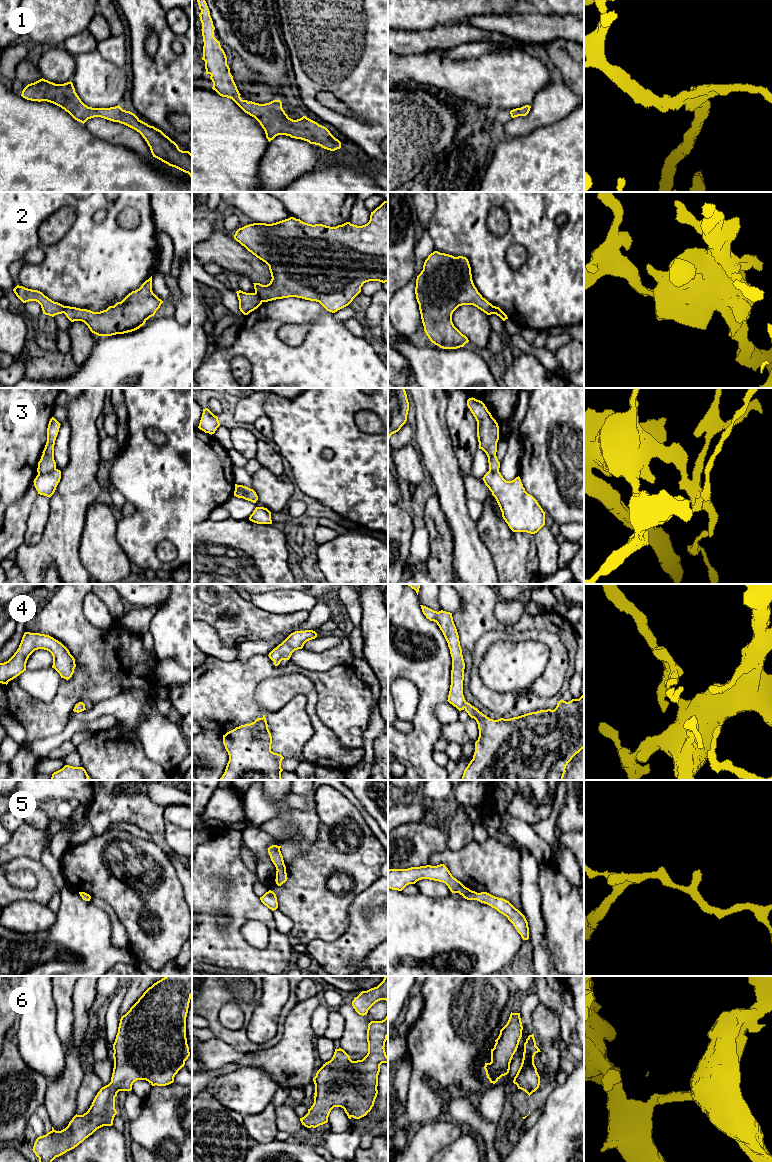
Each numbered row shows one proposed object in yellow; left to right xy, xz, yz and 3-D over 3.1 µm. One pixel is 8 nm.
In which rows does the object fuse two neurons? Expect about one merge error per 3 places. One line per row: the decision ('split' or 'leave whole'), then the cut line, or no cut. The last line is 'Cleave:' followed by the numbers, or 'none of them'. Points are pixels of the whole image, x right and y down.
1: leave whole; cut none
2: split; cut xz (255, 292), (262, 301)
3: split; cut xy (56, 469), (38, 474)
4: leave whole; cut none
5: leave whole; cut none
6: leave whole; cut none
Cleave: 2, 3

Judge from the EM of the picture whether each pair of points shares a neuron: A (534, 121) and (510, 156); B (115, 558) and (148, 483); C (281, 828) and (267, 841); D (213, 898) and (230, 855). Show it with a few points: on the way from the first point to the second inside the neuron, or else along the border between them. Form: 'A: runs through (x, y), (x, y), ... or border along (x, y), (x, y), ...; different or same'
A: border along (546, 125), (540, 126), (525, 135), (505, 138); different
B: border along (116, 523), (116, 541), (131, 562); different
C: border along (260, 826), (273, 837), (279, 839), (282, 844); different
D: runs through (213, 887), (214, 871), (219, 866); same

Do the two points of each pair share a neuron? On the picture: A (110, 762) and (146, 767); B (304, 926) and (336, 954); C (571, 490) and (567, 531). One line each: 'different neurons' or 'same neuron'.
A: same neuron
B: different neurons
C: different neurons

